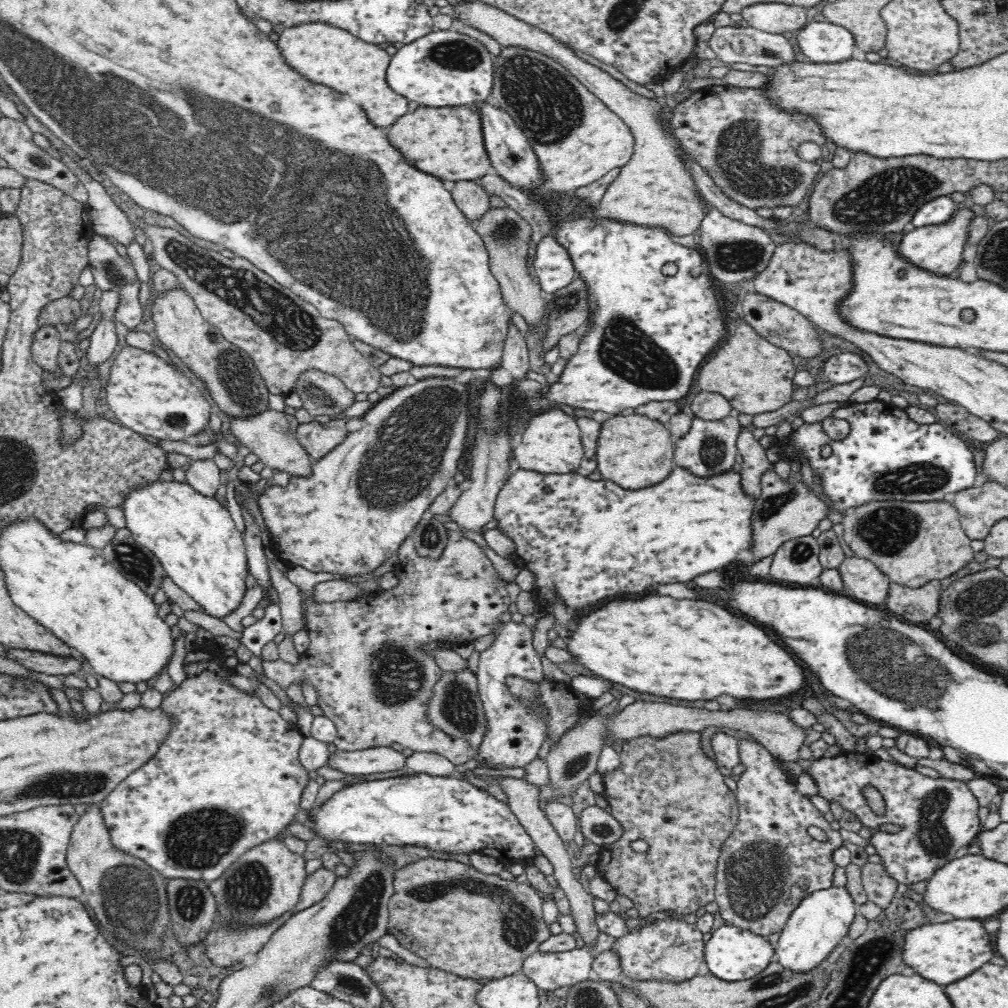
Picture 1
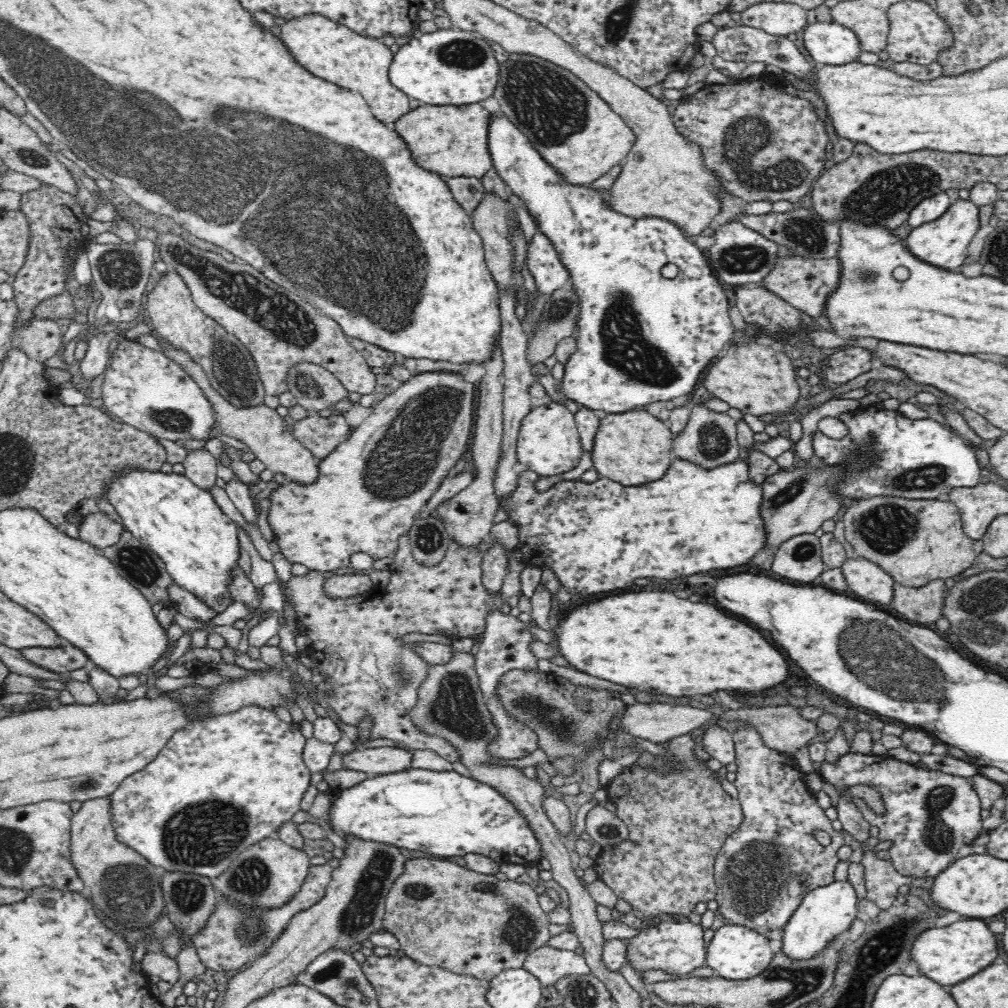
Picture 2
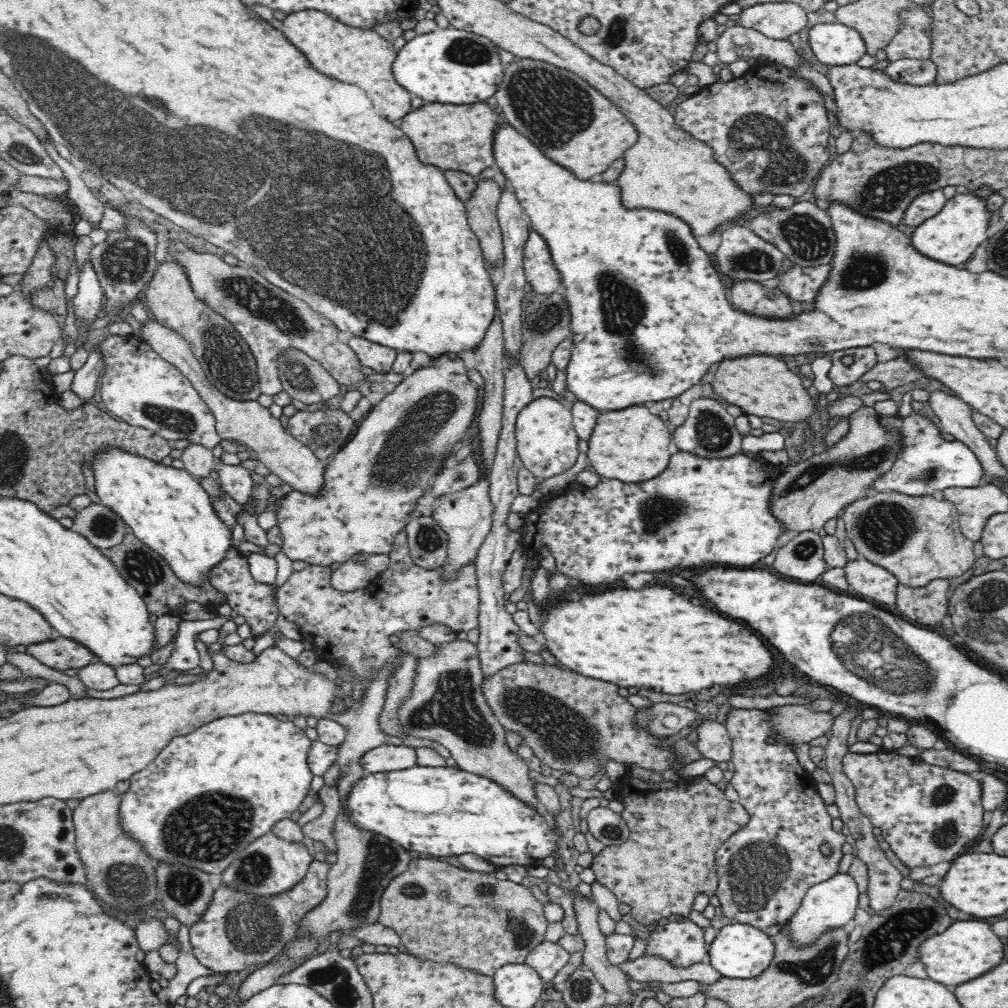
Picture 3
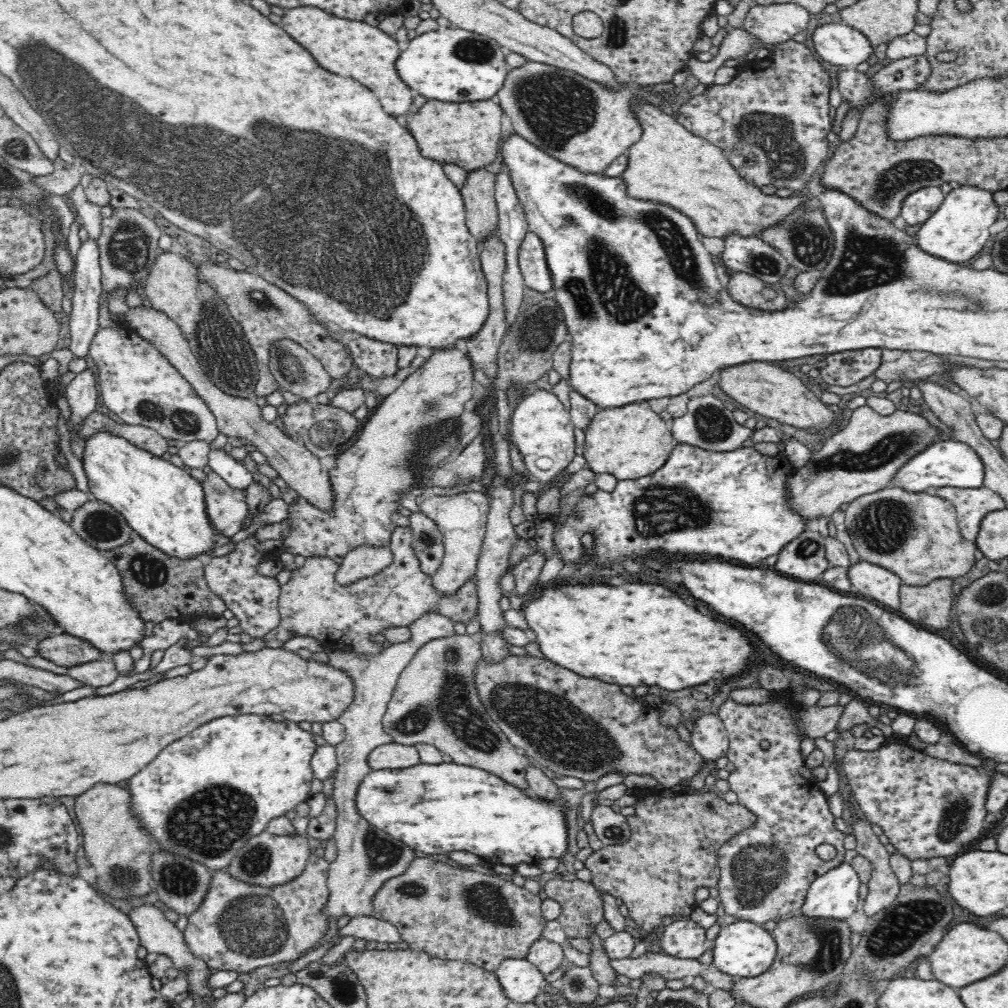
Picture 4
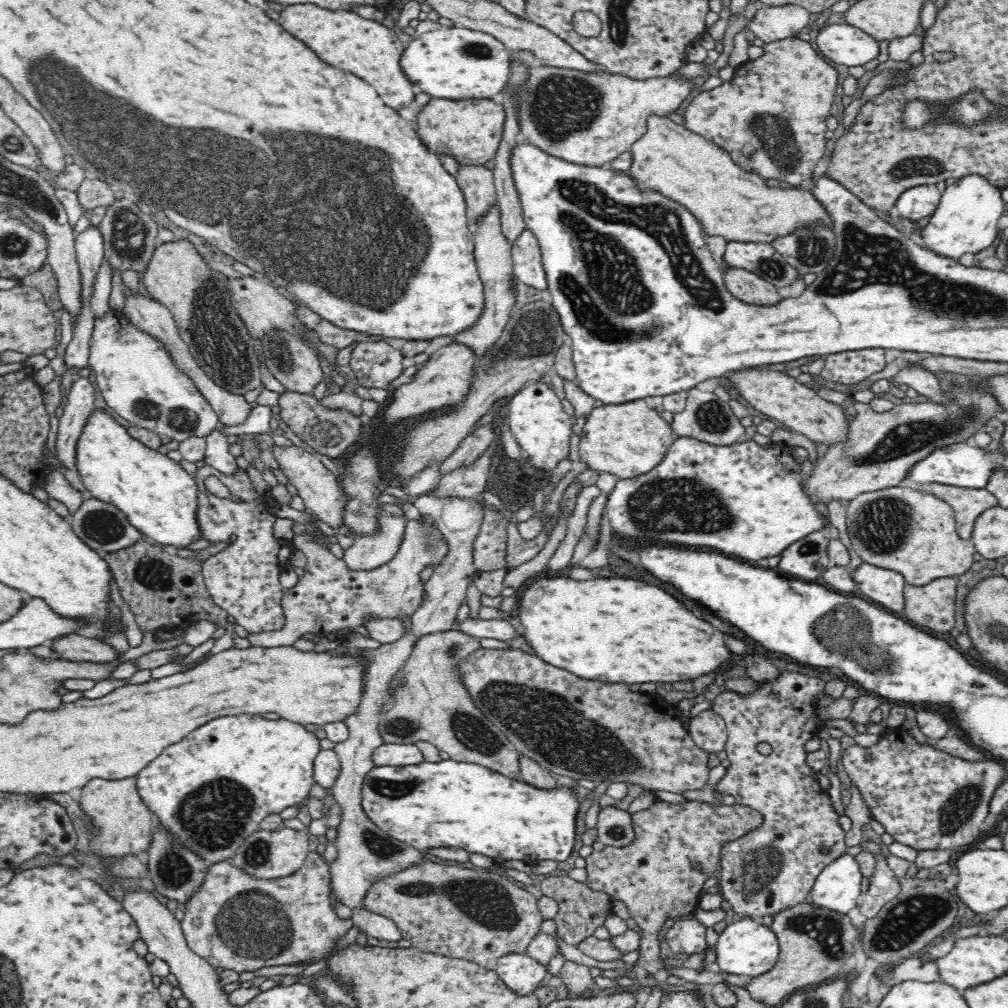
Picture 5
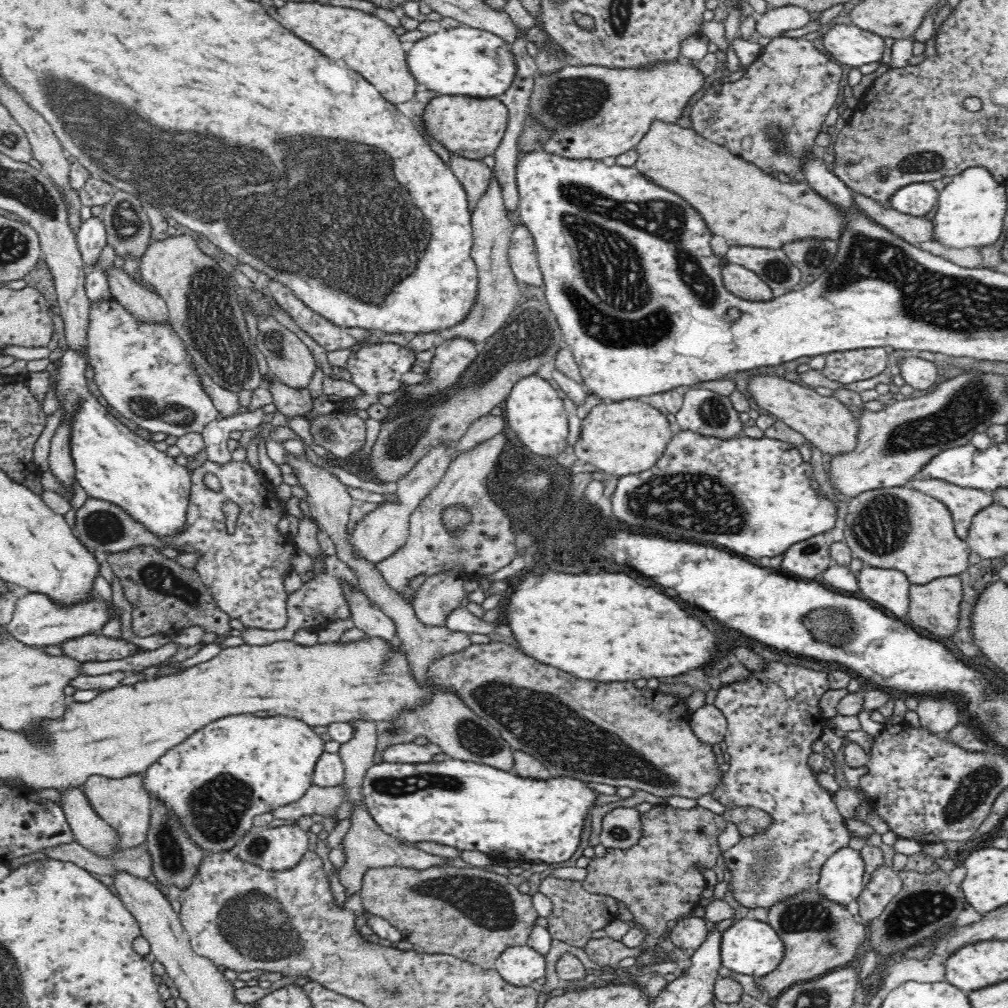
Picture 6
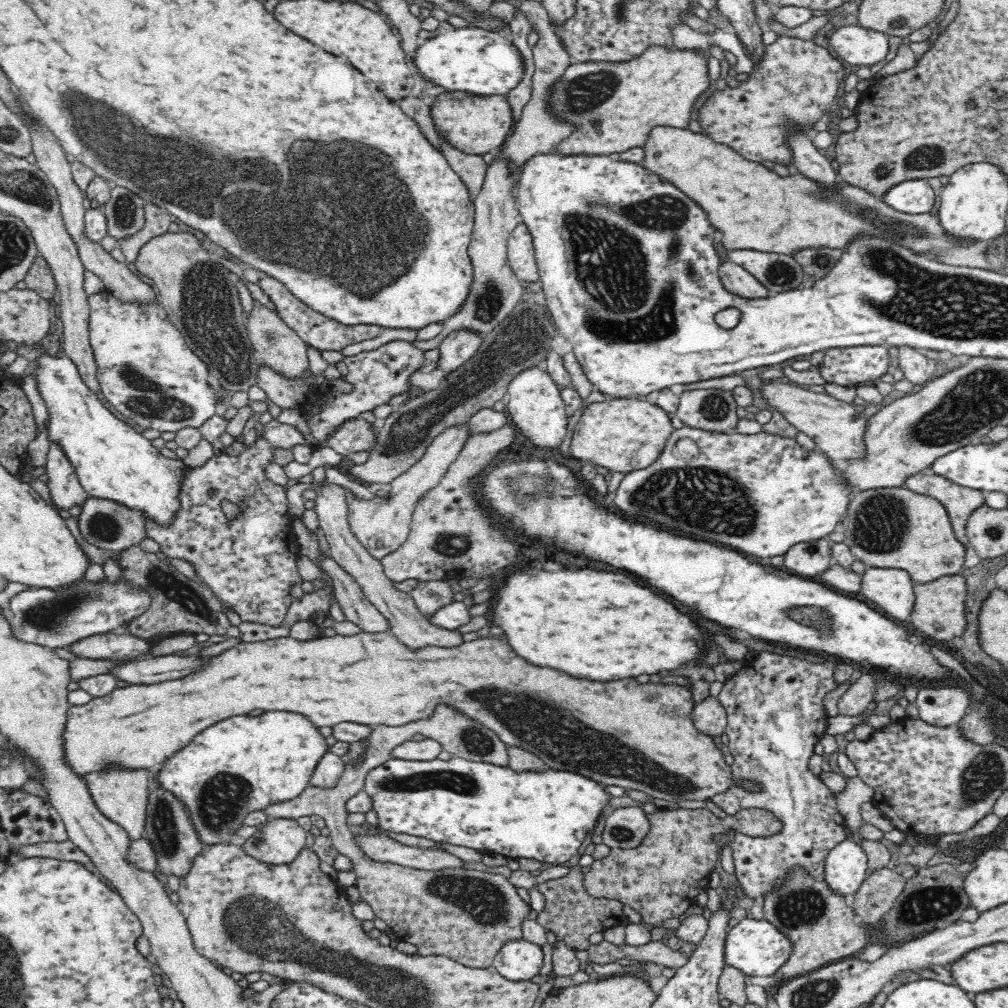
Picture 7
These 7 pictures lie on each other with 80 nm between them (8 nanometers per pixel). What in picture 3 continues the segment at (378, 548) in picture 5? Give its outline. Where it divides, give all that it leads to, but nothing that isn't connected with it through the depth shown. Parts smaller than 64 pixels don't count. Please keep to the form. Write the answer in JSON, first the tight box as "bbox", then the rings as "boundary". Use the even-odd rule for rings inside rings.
{"bbox":[331,552,390,590],"boundary":[[[360,552],[350,556],[346,562],[331,574],[331,583],[336,590],[358,590],[362,586],[372,582],[382,571],[385,571],[390,564],[389,553],[386,554],[365,554]],[[361,555],[363,560],[355,557]]]}

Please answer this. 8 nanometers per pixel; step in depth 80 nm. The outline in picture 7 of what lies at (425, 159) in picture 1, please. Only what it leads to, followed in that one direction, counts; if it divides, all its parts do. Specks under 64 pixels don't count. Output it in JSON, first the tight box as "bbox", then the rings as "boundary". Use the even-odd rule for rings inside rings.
{"bbox":[431,91,514,155],"boundary":[[[445,91],[431,105],[431,117],[451,146],[465,154],[484,155],[503,146],[514,126],[509,100],[502,95],[476,95],[464,91]]]}

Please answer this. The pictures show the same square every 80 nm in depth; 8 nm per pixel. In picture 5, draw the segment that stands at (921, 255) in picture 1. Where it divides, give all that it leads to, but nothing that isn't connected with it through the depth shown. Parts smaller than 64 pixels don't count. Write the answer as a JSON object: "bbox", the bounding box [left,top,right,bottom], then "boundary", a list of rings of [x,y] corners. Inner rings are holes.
{"bbox":[922,174,1007,259],"boundary":[[[968,174],[963,178],[958,179],[958,182],[946,187],[941,194],[939,204],[936,210],[931,215],[930,222],[923,228],[922,238],[928,249],[936,254],[958,259],[966,252],[984,252],[986,248],[992,246],[992,242],[1000,235],[998,229],[998,221],[1007,212],[1007,204],[1002,199],[1000,189],[992,185],[988,179],[978,174]]]}

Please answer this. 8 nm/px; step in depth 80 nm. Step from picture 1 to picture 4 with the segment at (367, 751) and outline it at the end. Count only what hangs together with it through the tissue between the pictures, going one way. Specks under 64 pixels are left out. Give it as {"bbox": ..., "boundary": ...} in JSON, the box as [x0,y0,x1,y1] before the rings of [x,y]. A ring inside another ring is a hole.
{"bbox":[368,742,421,770],"boundary":[[[388,742],[377,746],[368,756],[368,765],[372,770],[402,769],[421,764],[415,745],[402,745]]]}

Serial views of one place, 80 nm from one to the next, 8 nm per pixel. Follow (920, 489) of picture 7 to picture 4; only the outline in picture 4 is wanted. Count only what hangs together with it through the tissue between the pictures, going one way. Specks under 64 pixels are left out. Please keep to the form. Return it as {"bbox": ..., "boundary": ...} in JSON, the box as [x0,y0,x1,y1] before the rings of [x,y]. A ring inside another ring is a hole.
{"bbox":[935,487,1005,541],"boundary":[[[935,487],[936,495],[954,505],[957,512],[960,534],[968,541],[974,541],[980,530],[980,520],[992,510],[1005,508],[1004,499],[988,489],[957,489],[956,487]]]}

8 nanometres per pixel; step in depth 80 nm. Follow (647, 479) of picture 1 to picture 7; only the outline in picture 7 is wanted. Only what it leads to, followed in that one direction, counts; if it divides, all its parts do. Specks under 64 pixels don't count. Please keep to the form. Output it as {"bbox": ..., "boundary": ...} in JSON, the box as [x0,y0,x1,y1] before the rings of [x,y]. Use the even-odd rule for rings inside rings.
{"bbox":[569,398,672,472],"boundary":[[[613,398],[606,402],[593,402],[586,405],[584,410],[576,416],[577,424],[573,430],[569,450],[578,460],[594,462],[605,466],[612,472],[630,472],[650,466],[664,450],[668,437],[672,434],[671,419],[668,414],[654,404],[648,404],[643,398]]]}

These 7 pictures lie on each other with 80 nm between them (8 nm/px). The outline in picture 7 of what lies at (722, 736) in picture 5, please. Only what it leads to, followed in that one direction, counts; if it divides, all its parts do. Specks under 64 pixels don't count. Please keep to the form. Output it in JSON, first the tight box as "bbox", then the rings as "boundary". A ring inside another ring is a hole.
{"bbox":[693,694,727,736],"boundary":[[[705,694],[693,709],[694,726],[710,736],[720,736],[727,727],[727,712],[718,698]]]}

